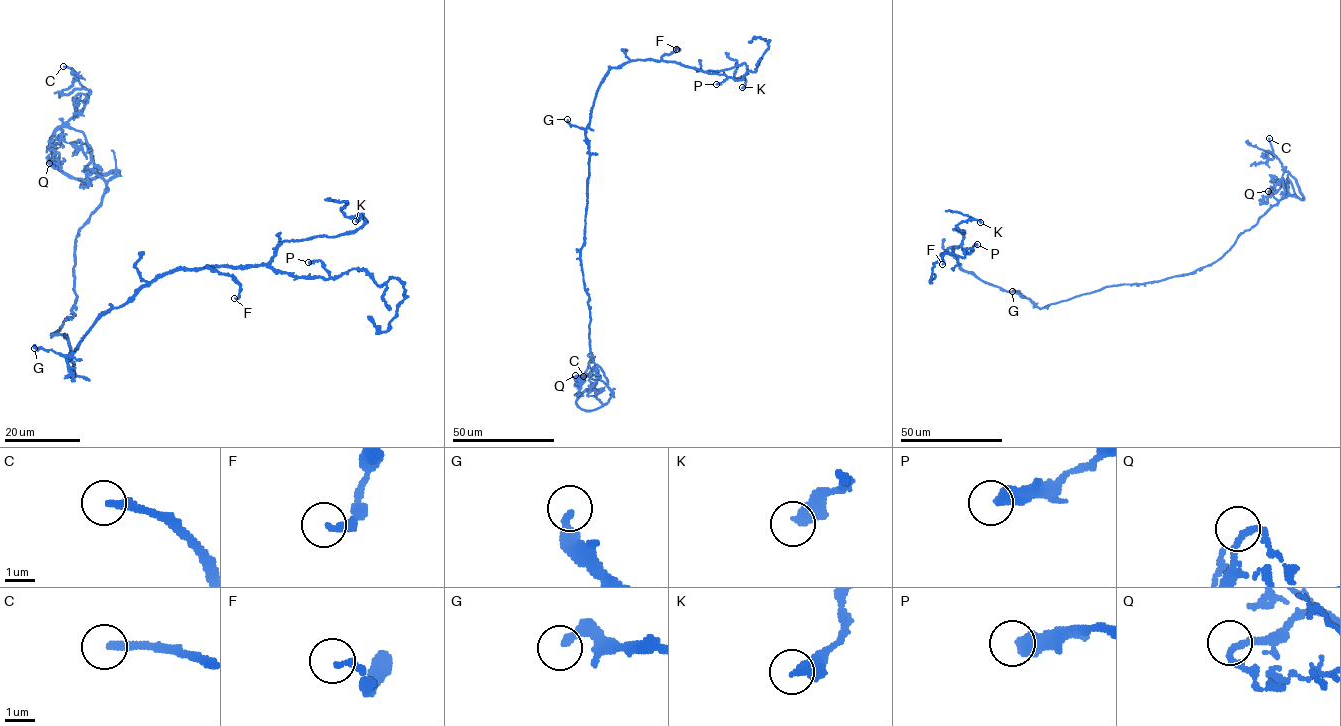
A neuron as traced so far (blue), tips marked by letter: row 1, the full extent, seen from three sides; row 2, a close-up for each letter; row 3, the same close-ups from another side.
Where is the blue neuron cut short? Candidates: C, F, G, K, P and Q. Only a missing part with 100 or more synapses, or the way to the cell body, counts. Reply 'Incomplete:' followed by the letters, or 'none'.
Incomplete: C

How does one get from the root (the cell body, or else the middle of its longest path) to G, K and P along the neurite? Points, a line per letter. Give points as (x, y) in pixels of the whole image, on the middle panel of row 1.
G: (587, 195), (589, 143), (585, 130), (572, 125), (567, 119)
K: (587, 195), (585, 130), (598, 88), (611, 68), (637, 60), (675, 61), (703, 71), (744, 63), (742, 87)
P: (587, 195), (589, 152), (585, 130), (598, 88), (611, 68), (637, 60), (675, 61), (727, 77), (716, 84)

